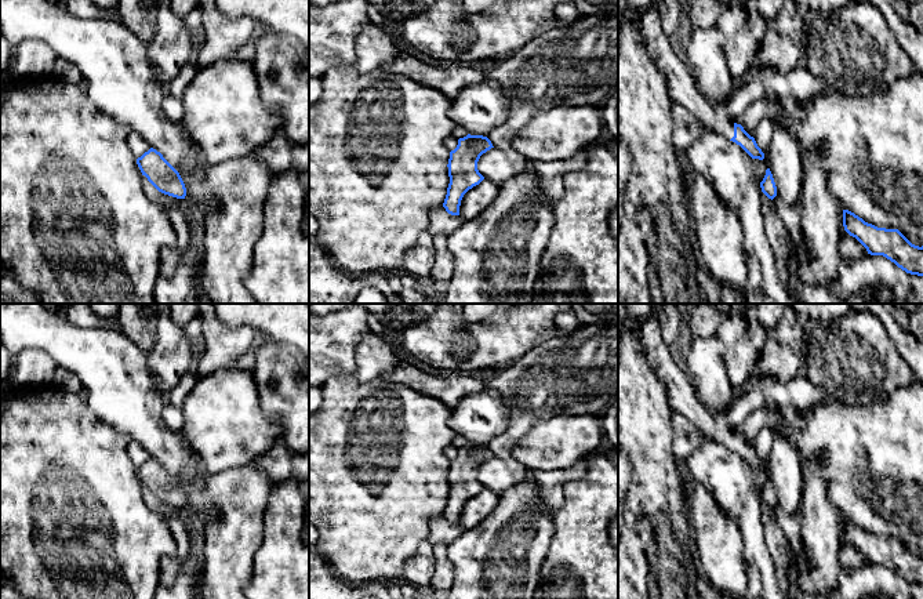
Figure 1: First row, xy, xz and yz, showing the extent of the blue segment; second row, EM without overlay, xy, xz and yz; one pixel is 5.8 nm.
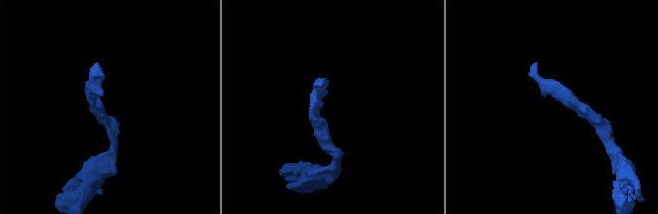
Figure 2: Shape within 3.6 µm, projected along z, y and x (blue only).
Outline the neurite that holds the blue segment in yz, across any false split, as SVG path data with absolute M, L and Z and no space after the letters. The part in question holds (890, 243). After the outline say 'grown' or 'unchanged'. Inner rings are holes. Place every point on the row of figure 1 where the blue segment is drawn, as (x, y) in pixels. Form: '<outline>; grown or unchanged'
M843 210L844 230L871 255L883 255L911 275L923 276L923 246L912 244L898 229L877 228Z; unchanged

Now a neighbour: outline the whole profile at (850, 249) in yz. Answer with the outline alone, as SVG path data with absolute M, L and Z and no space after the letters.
M844 235L840 240L840 254L843 262L851 262L868 254L866 248L853 236Z

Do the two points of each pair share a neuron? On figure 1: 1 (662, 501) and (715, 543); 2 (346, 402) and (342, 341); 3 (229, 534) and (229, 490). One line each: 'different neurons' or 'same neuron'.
1: different neurons
2: different neurons
3: same neuron

